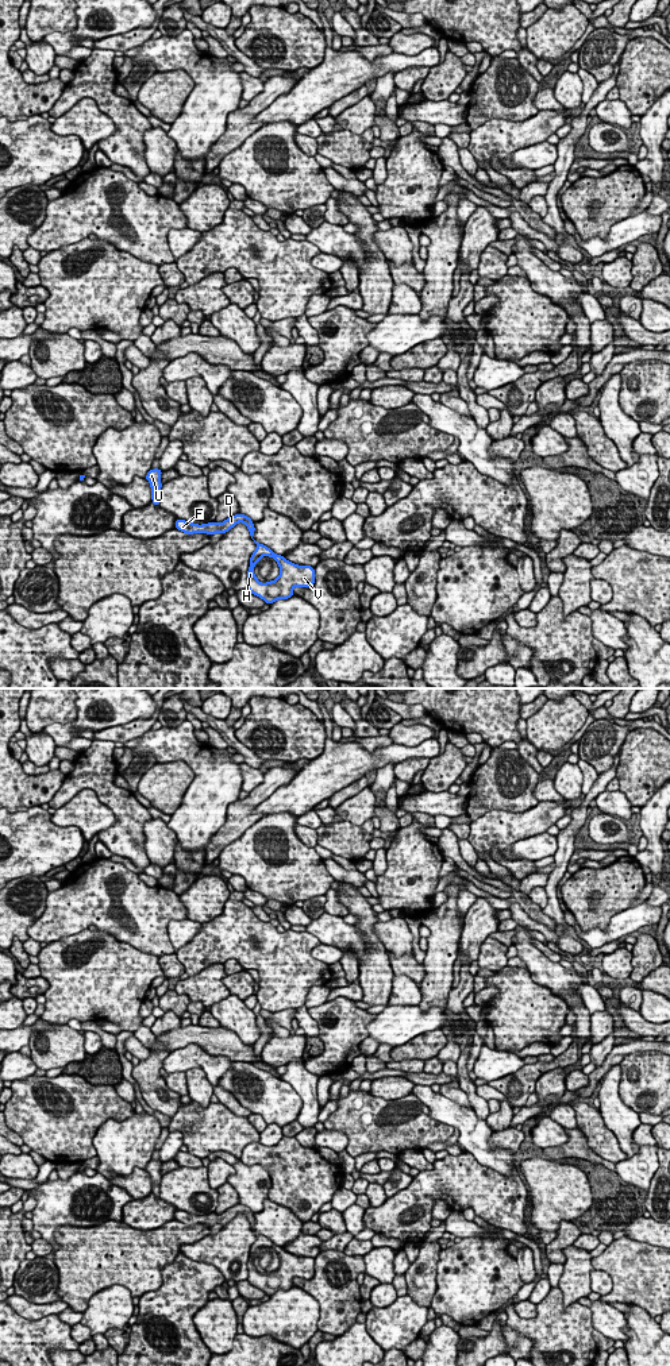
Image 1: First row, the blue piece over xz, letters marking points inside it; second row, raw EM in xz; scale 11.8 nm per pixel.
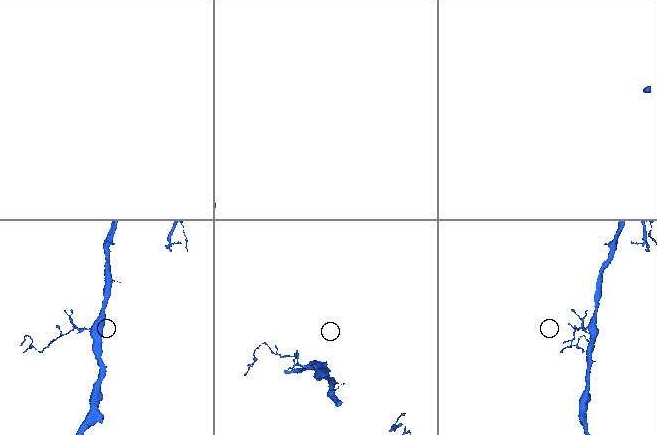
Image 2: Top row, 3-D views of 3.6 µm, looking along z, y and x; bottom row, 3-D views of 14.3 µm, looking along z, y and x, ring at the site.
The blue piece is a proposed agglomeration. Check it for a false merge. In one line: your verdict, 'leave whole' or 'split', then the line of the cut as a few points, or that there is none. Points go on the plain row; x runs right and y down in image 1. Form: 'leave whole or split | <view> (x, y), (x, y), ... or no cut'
leave whole | no cut

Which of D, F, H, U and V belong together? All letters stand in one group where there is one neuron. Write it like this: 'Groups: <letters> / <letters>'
Groups: D F H U V

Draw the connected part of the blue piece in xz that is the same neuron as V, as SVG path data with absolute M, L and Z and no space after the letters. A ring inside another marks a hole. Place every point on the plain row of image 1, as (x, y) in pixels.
M257 1235L257 1240L250 1249L250 1258L247 1262L247 1281L262 1289L267 1296L277 1290L288 1290L293 1288L293 1278L312 1278L315 1276L315 1259L311 1257L297 1257L288 1253L284 1247L274 1245L263 1235ZM262 1247L274 1249L280 1257L280 1267L272 1273L261 1274L254 1266L254 1257L259 1254Z

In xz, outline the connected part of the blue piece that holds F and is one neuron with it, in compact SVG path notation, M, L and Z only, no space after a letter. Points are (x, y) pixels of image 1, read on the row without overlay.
M235 1205L232 1208L228 1208L226 1212L217 1215L217 1213L209 1213L209 1215L203 1215L203 1216L197 1216L197 1215L192 1215L188 1213L185 1211L176 1211L176 1220L188 1224L188 1226L193 1226L193 1224L207 1224L207 1226L213 1226L213 1224L222 1224L224 1226L226 1223L228 1223L231 1219L234 1219L238 1213L244 1213L246 1218L249 1219L250 1227L253 1230L255 1219L254 1219L254 1213L251 1212L250 1208L244 1207L244 1205Z

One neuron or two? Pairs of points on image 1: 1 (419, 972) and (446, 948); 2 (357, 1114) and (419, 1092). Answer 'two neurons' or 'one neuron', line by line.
1: two neurons
2: two neurons

